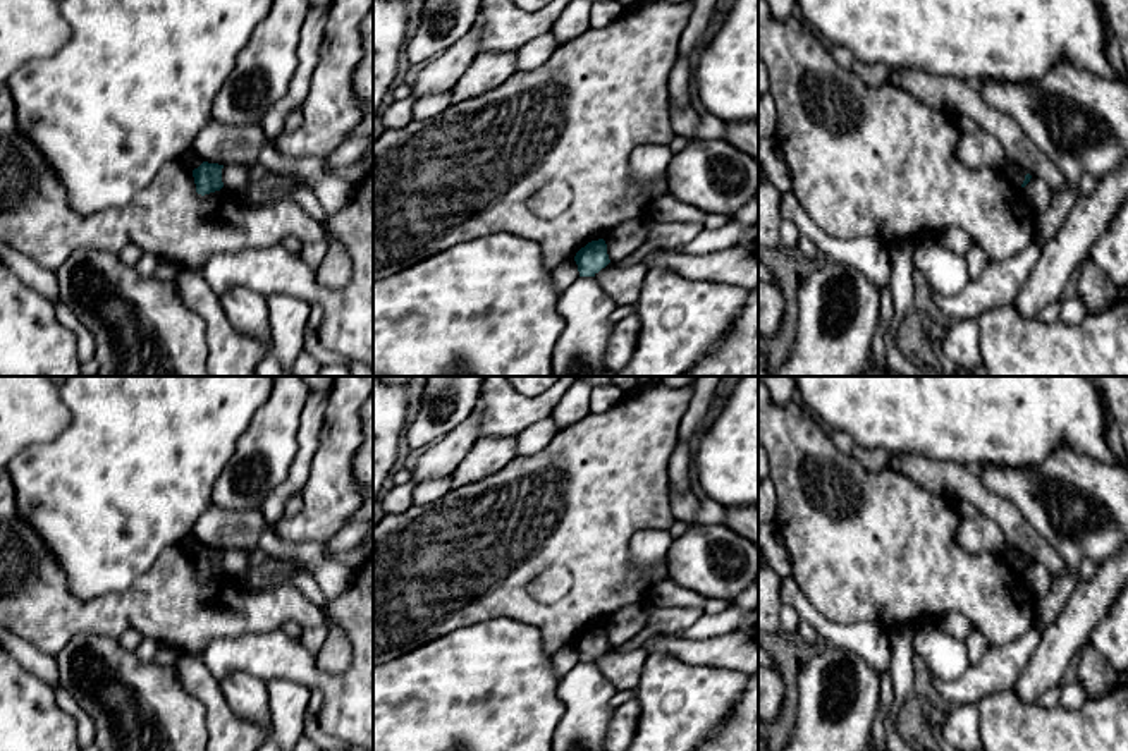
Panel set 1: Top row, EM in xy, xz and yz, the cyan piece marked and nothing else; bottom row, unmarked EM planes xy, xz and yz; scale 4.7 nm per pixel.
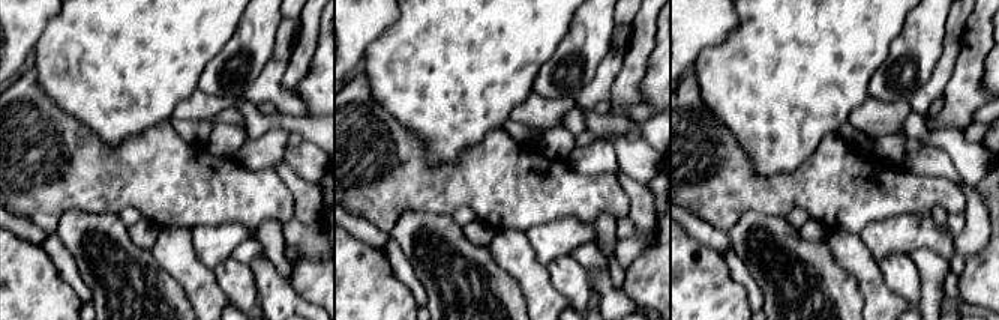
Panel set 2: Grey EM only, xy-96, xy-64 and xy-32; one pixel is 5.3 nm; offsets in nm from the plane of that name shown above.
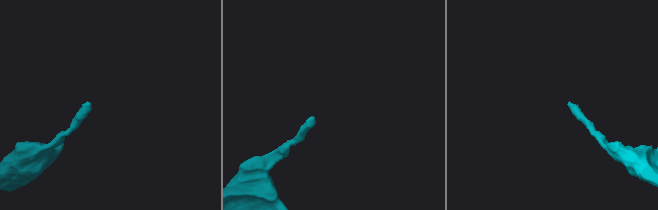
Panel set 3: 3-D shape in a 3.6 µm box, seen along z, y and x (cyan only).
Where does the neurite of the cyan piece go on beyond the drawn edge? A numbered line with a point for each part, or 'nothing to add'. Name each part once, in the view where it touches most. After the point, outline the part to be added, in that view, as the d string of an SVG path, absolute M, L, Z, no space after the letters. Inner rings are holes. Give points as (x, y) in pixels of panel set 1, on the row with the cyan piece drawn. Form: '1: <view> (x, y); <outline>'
nothing to add

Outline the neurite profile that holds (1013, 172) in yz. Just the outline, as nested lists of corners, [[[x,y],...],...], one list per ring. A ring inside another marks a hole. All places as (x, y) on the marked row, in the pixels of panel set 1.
[[[1006,162],[1001,168],[997,168],[1011,184],[1015,184],[1016,187],[1021,187],[1027,170],[1018,165],[1018,163],[1011,163]]]

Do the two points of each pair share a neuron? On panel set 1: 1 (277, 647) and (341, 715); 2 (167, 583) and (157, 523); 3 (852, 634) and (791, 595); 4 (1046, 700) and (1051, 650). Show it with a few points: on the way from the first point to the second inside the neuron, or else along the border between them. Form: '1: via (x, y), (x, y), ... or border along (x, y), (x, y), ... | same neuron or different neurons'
1: via (296, 664), (336, 696) | same neuron
2: border along (179, 543), (171, 543), (134, 581) | different neurons
3: via (836, 634), (807, 610) | same neuron
4: border along (1058, 684), (1046, 689), (1036, 702) | different neurons

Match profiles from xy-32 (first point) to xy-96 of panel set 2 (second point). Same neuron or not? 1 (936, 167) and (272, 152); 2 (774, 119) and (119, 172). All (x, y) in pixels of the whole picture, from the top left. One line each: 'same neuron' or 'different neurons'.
1: same neuron
2: different neurons

